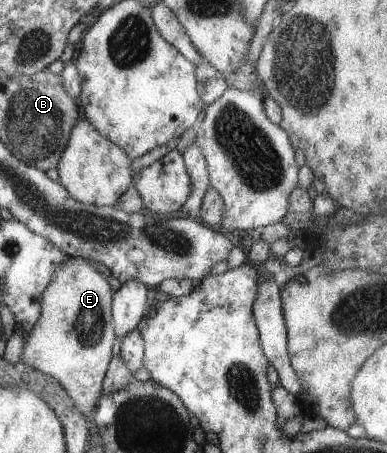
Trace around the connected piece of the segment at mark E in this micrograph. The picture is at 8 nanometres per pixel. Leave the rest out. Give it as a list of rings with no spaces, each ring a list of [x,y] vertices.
[[[70,257],[62,267],[59,267],[54,274],[53,283],[44,292],[42,315],[29,338],[26,339],[22,358],[22,365],[37,367],[56,378],[67,389],[75,408],[90,423],[91,432],[96,426],[94,414],[104,393],[104,380],[114,357],[116,337],[112,317],[112,300],[116,292],[113,292],[111,284],[105,278],[95,266],[85,262],[83,257]]]

